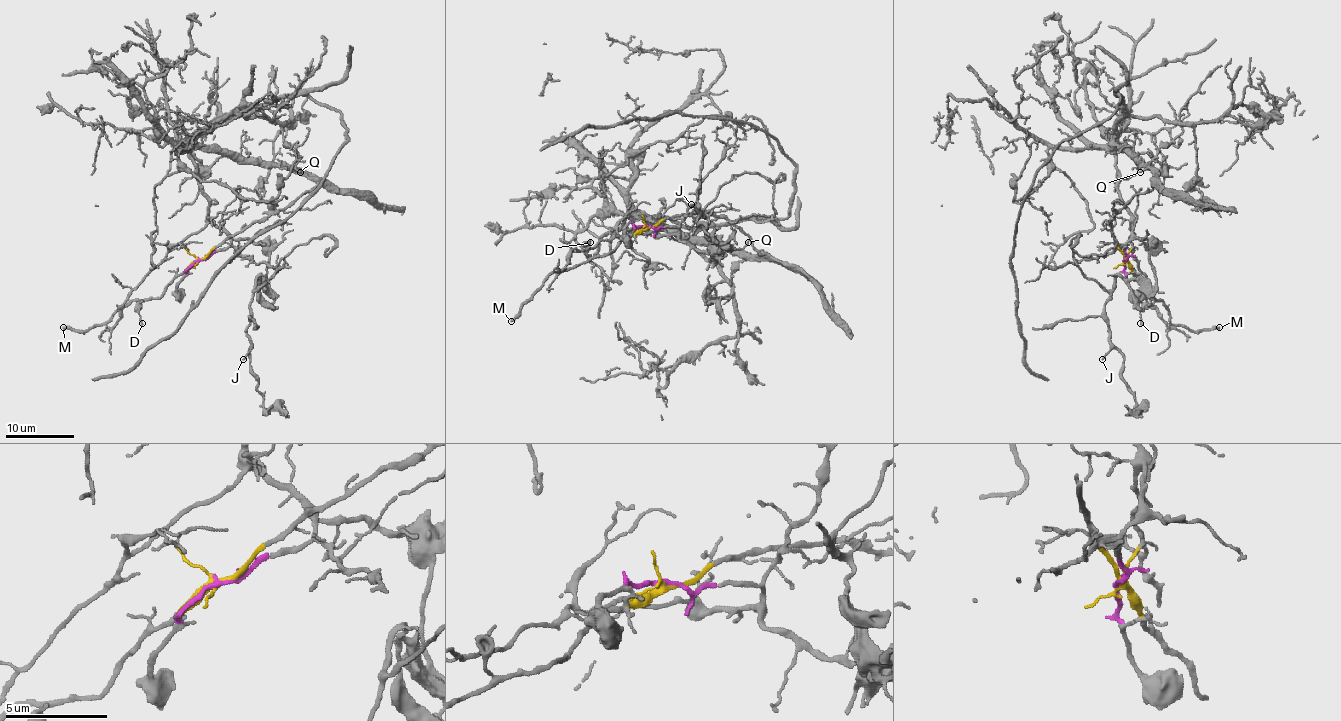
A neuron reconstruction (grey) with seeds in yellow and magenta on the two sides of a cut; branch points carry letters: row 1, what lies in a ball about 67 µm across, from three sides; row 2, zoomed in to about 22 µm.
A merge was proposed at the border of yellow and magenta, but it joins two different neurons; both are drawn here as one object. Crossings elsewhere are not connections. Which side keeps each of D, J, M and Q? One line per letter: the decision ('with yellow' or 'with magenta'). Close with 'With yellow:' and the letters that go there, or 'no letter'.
D: with yellow
J: with magenta
M: with yellow
Q: with yellow
With yellow: D, M, Q

